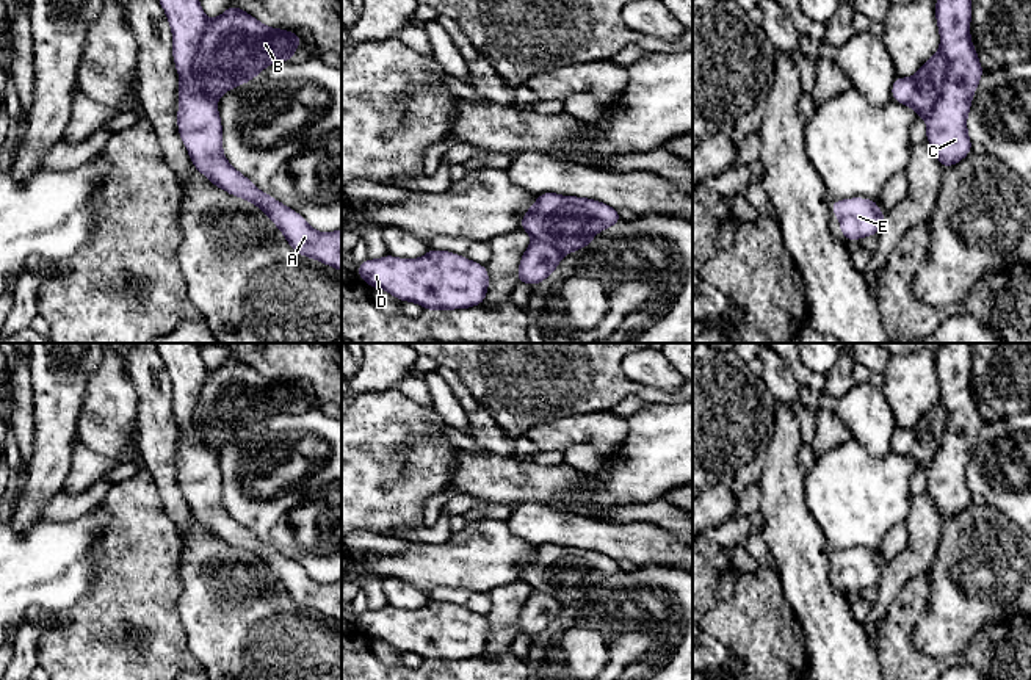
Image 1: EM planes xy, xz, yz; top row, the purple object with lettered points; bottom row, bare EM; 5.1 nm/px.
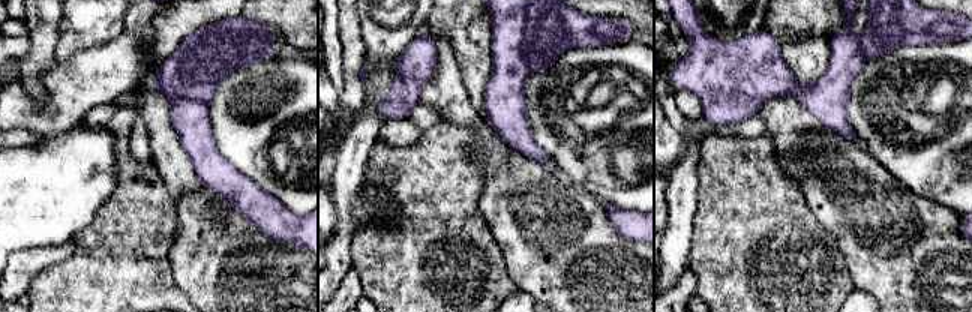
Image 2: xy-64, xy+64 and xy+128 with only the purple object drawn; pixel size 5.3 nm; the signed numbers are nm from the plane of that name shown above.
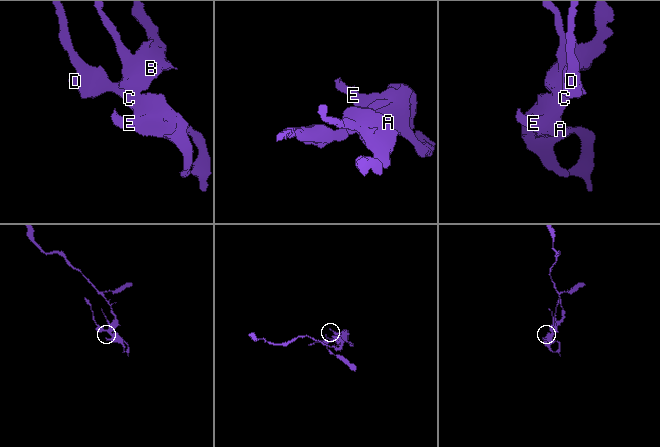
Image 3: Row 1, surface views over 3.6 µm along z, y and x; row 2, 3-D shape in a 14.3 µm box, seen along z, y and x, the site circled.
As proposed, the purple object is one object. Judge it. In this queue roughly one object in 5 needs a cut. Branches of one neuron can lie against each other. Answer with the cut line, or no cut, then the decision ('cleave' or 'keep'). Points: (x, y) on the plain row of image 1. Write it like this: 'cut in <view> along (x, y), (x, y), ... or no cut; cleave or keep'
cut in xy along (210, 372), (193, 411), (193, 434), (215, 453); cleave

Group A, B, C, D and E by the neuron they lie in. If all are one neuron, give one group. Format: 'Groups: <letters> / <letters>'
Groups: A C D E / B

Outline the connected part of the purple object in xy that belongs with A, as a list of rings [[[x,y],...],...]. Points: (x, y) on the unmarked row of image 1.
[[[157,343],[157,348],[172,381],[172,409],[180,429],[177,478],[193,517],[215,537],[259,558],[295,603],[342,622],[342,580],[329,584],[315,581],[298,562],[260,542],[226,511],[218,456],[193,432],[193,411],[210,373],[199,346]]]

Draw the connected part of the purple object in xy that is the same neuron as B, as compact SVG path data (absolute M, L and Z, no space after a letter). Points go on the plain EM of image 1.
M232 356L208 373L201 398L193 411L193 432L202 447L216 453L232 439L252 432L270 415L295 412L293 404L302 392L301 385L263 376L254 367Z

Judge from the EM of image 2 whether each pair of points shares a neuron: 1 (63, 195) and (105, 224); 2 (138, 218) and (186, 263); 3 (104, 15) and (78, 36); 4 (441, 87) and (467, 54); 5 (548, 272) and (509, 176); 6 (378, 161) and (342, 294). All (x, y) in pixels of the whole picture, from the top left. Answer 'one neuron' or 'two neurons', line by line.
1: two neurons
2: two neurons
3: one neuron
4: two neurons
5: one neuron
6: two neurons

